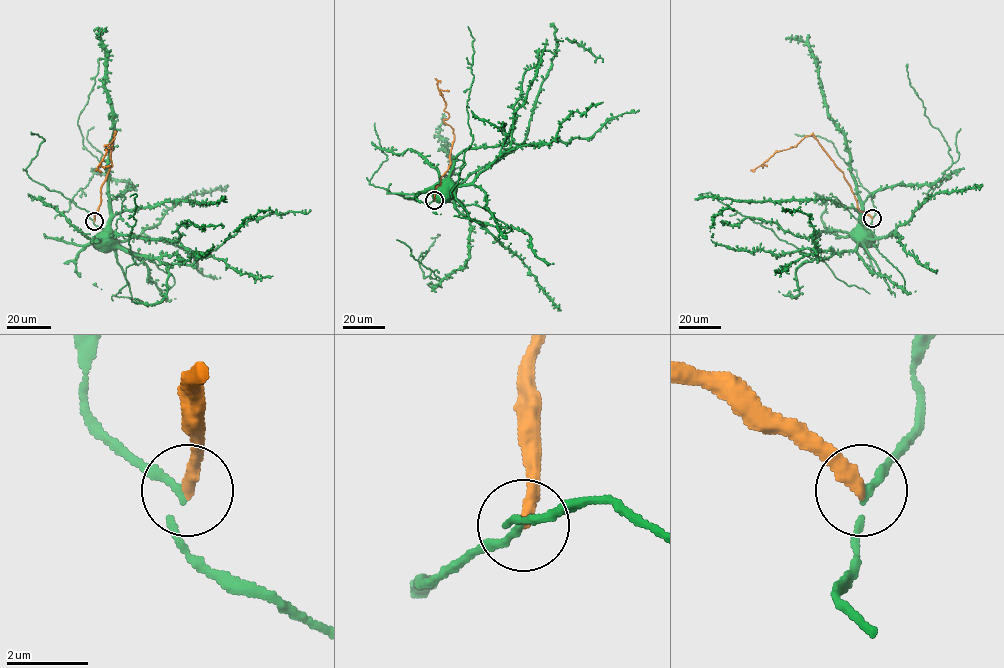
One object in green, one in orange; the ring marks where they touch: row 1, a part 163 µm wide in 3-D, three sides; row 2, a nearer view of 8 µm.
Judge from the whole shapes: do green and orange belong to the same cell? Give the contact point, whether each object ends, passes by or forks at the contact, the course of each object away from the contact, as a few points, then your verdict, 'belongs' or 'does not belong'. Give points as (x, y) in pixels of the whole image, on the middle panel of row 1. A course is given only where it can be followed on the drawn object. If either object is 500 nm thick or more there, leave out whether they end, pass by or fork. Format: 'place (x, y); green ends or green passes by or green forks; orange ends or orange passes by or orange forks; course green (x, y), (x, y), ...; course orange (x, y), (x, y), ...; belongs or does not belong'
place (434, 200); green passes by; orange ends; course green (434, 200), (454, 203), (455, 195), (448, 188); course orange (434, 200), (435, 188), (450, 163), (454, 140), (453, 129), (443, 121), (449, 114), (437, 86), (440, 83); does not belong

